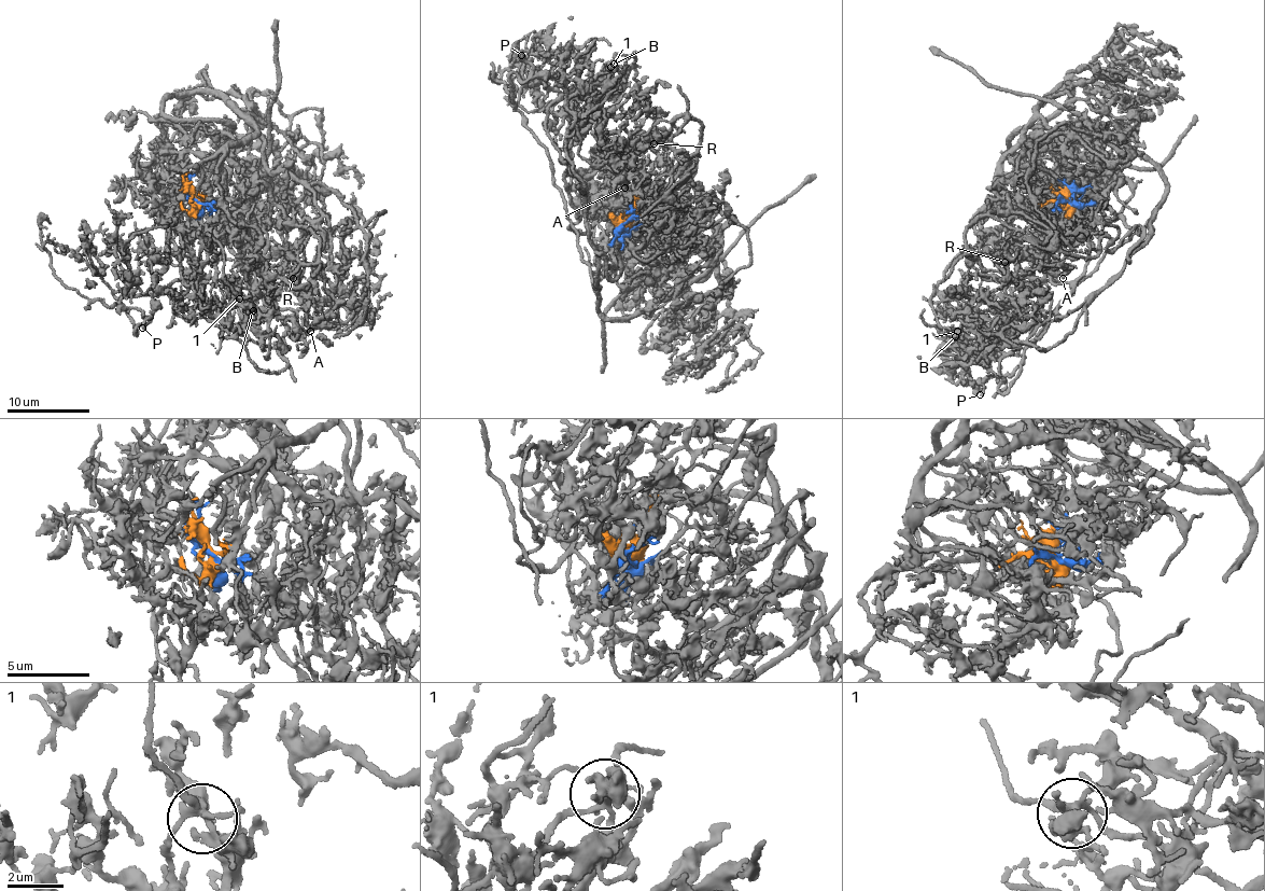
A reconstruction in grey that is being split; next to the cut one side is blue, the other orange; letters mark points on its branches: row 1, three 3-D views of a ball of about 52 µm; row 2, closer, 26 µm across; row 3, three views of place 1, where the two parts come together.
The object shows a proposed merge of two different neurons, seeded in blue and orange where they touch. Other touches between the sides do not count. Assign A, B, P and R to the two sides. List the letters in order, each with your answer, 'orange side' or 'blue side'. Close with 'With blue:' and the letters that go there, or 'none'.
A: blue side
B: orange side
P: blue side
R: orange side
With blue: A, P

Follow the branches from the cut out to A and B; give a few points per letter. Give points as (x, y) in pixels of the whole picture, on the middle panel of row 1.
A: (624, 221), (632, 211), (603, 273), (614, 279), (619, 241), (638, 247), (662, 202), (624, 186)
B: (624, 223), (636, 193), (655, 181), (656, 155), (633, 119), (635, 59), (619, 52), (614, 64)

